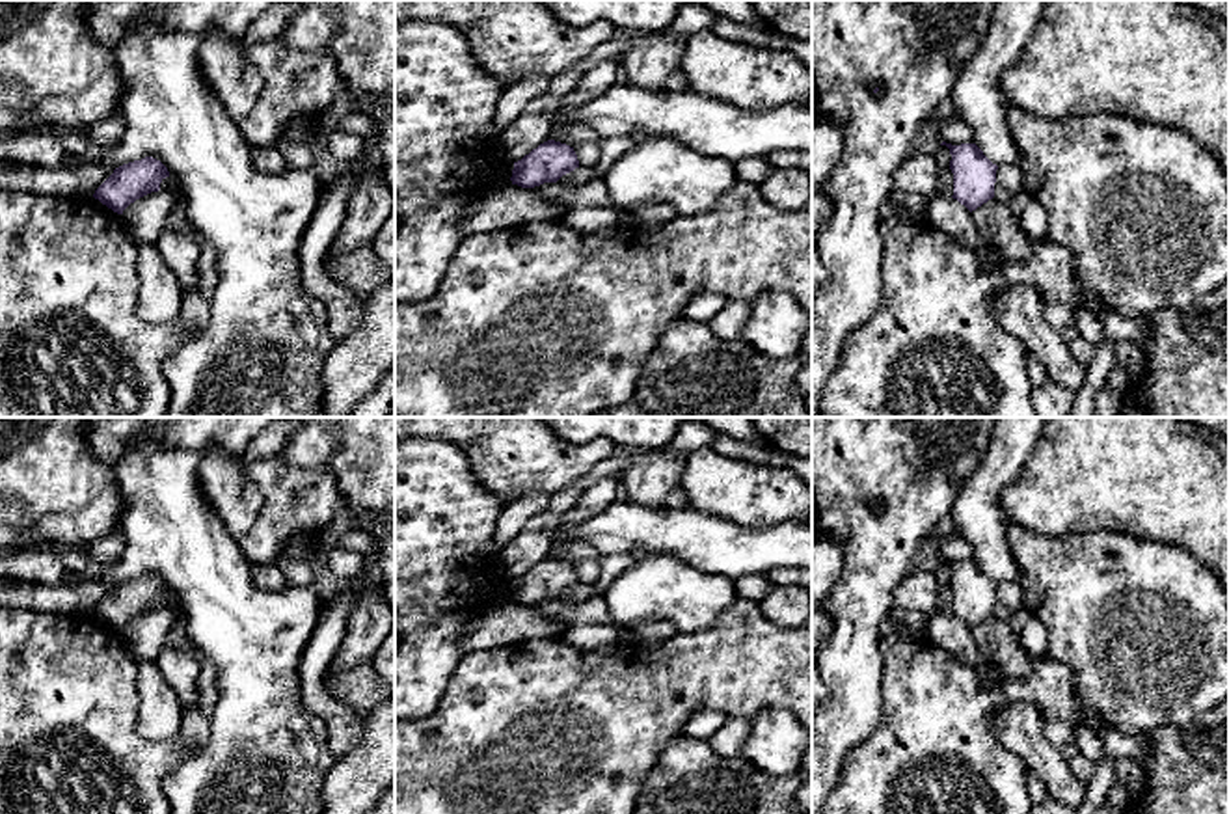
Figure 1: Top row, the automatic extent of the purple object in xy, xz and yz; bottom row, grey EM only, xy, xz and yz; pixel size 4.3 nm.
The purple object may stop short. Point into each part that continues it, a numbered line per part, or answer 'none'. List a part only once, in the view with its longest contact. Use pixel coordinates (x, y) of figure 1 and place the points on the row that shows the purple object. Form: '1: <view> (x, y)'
none

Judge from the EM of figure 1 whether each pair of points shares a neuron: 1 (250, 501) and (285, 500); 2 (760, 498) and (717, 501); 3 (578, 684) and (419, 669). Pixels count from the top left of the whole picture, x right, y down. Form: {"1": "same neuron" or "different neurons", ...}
{"1": "different neurons", "2": "same neuron", "3": "different neurons"}

